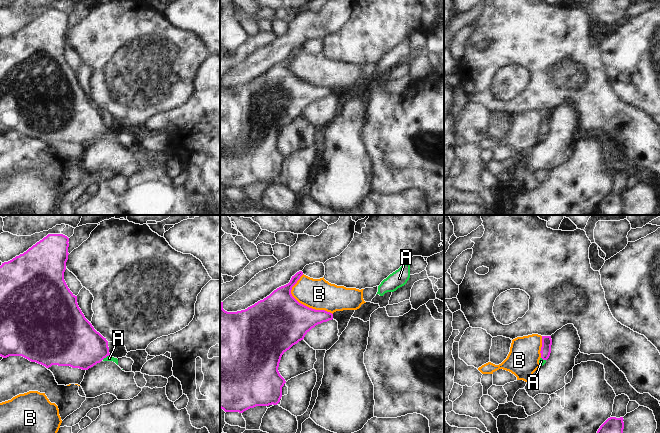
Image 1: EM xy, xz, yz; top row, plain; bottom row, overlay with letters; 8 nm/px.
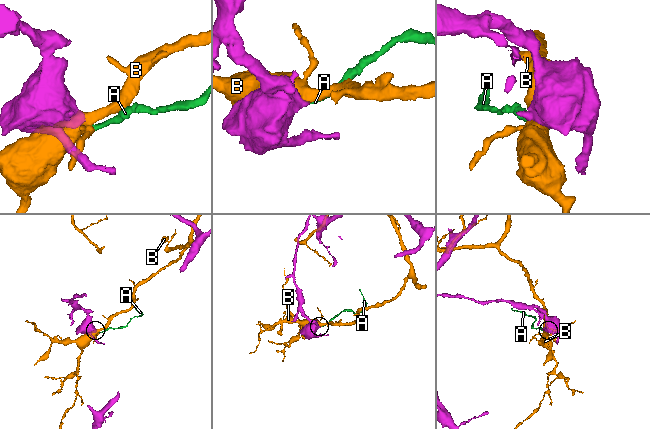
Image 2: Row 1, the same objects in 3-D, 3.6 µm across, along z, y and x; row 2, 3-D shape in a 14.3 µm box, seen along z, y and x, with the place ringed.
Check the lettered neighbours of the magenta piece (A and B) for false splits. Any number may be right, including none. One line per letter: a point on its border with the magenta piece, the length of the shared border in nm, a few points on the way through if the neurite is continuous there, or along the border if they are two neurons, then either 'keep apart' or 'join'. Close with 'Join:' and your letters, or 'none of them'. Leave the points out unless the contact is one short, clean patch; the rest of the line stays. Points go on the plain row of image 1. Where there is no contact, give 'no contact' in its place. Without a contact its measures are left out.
A: contact xy (105, 133); length 80 nm; way xy (77, 120), (97, 125), (105, 133), (109, 134); join
B: contact xz (302, 80); length 400 nm; keep apart
Join: A

